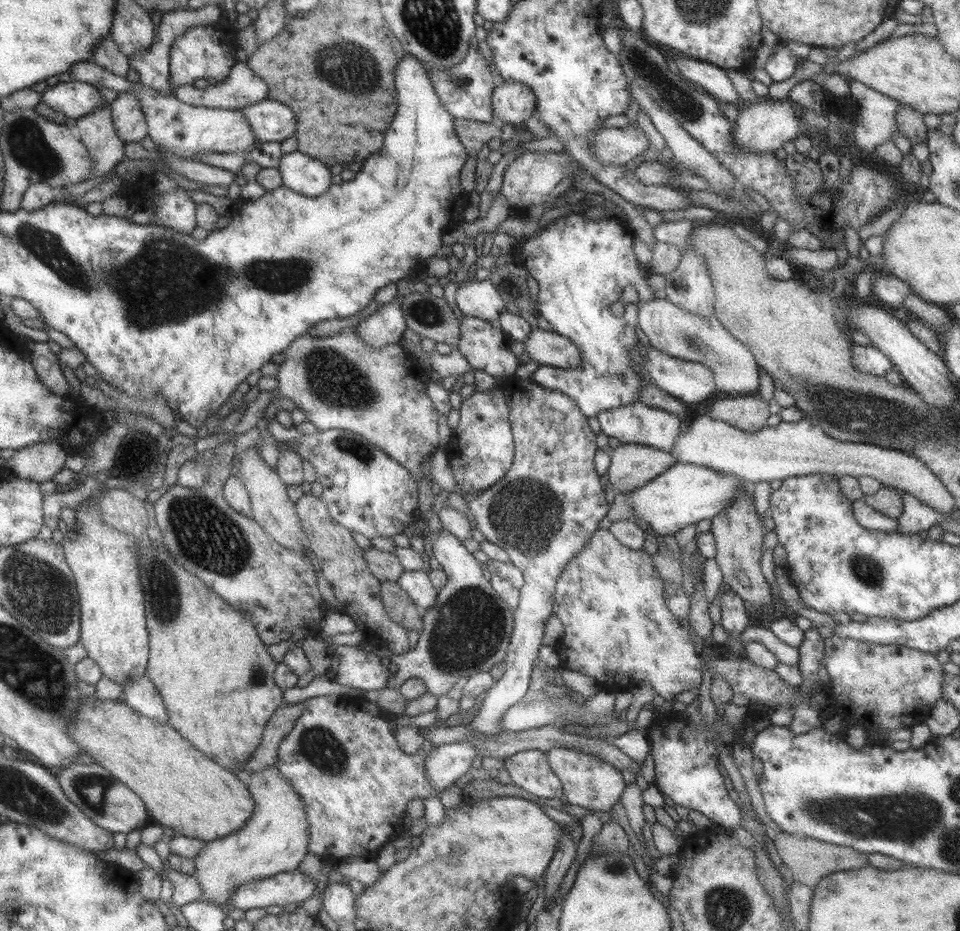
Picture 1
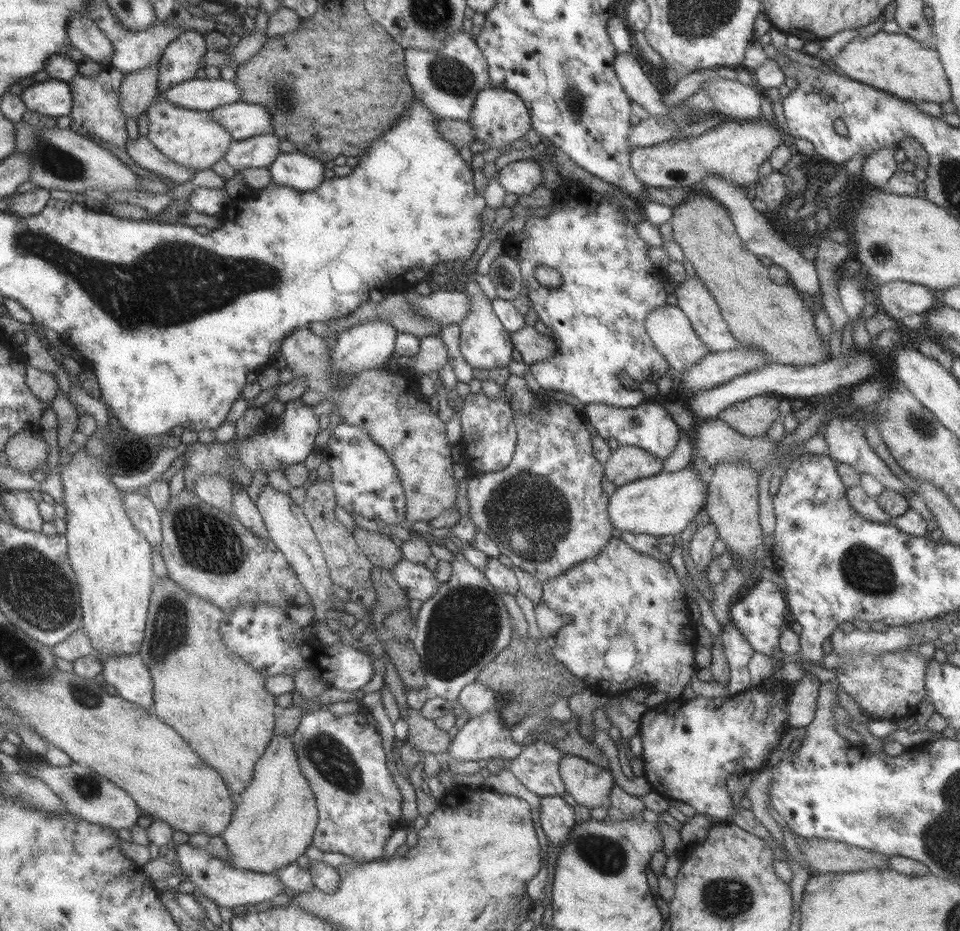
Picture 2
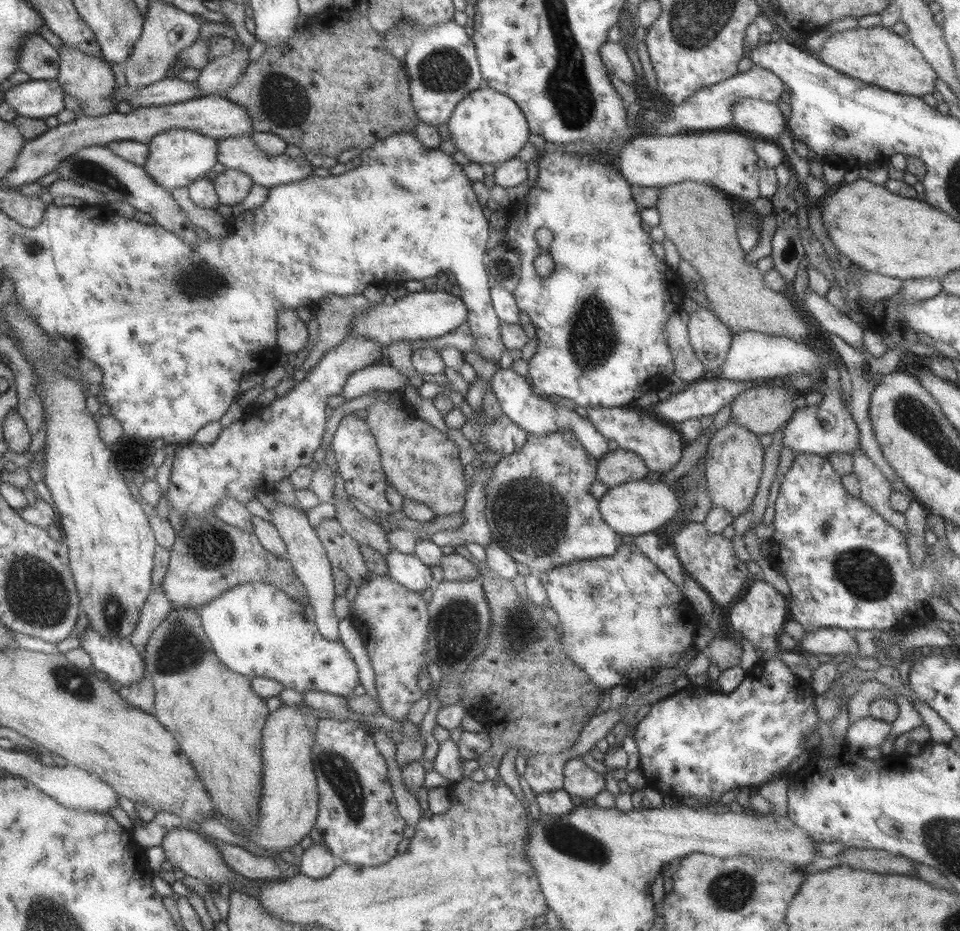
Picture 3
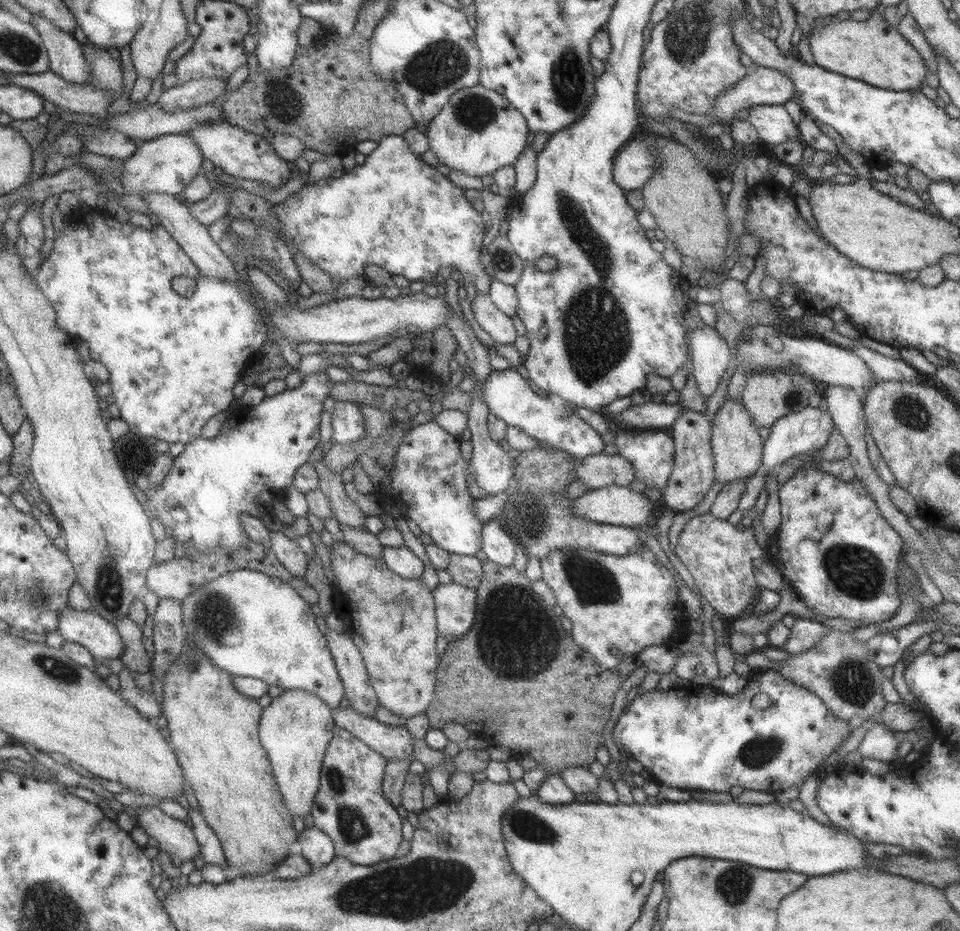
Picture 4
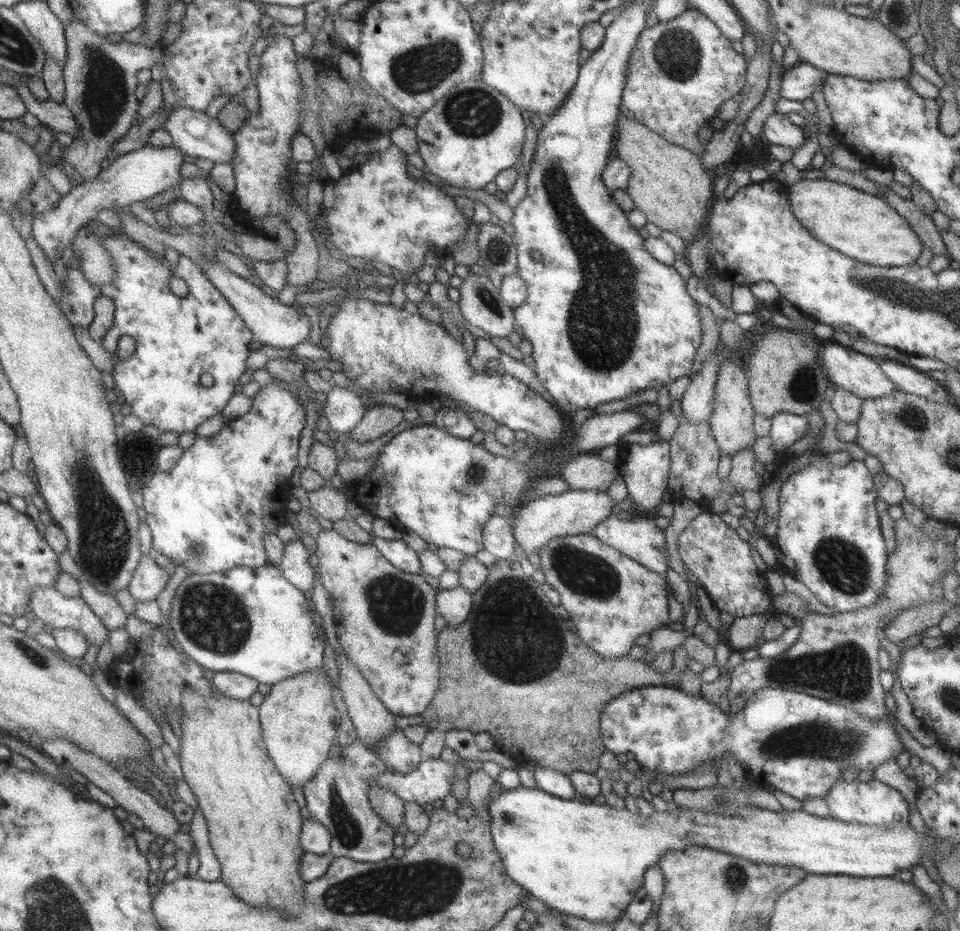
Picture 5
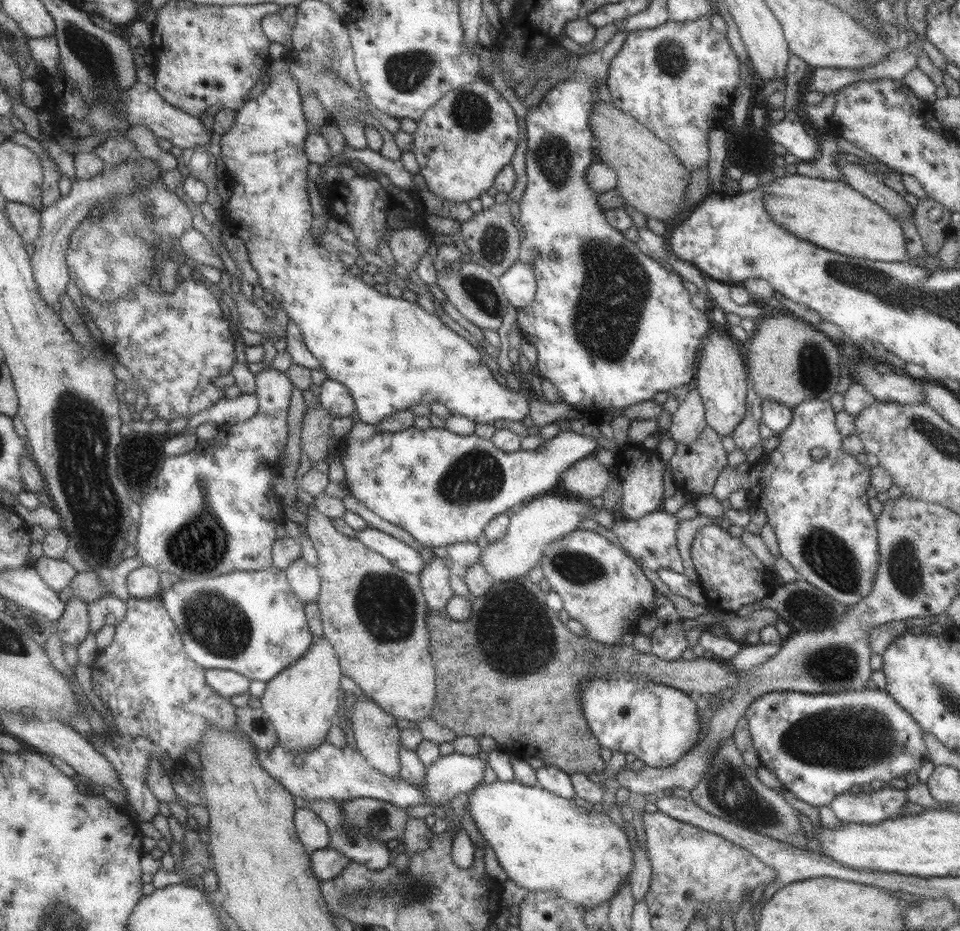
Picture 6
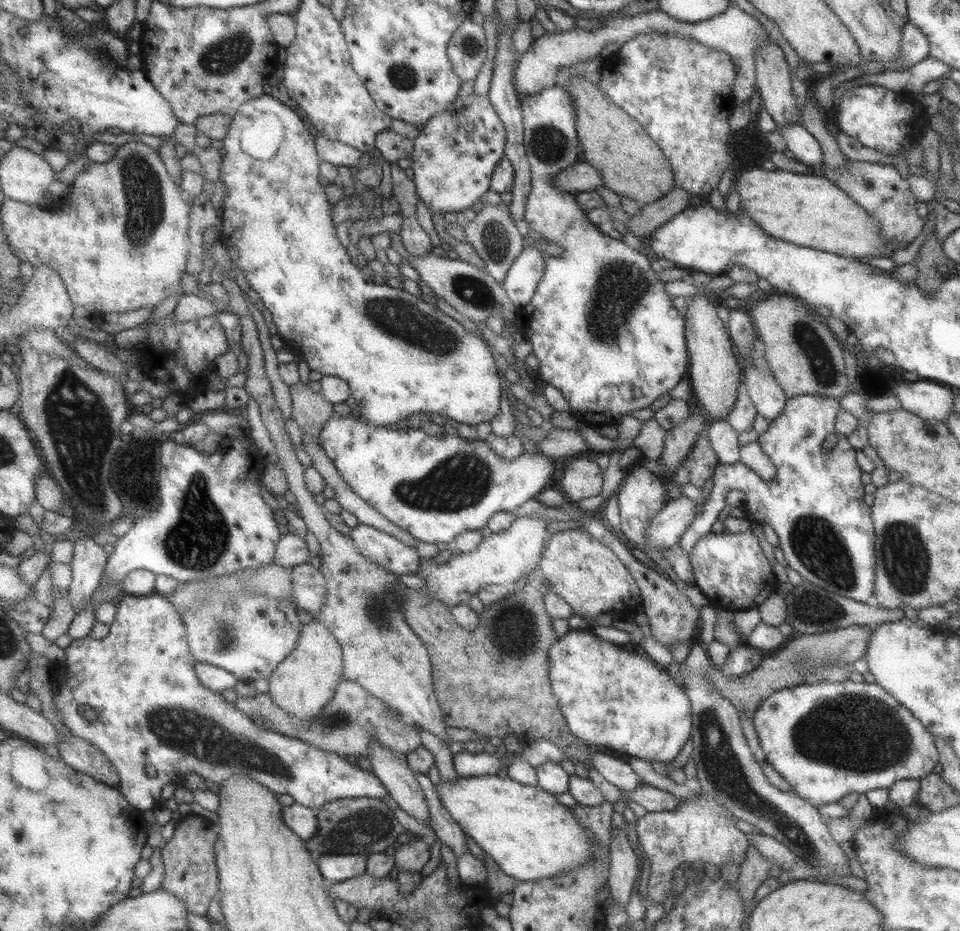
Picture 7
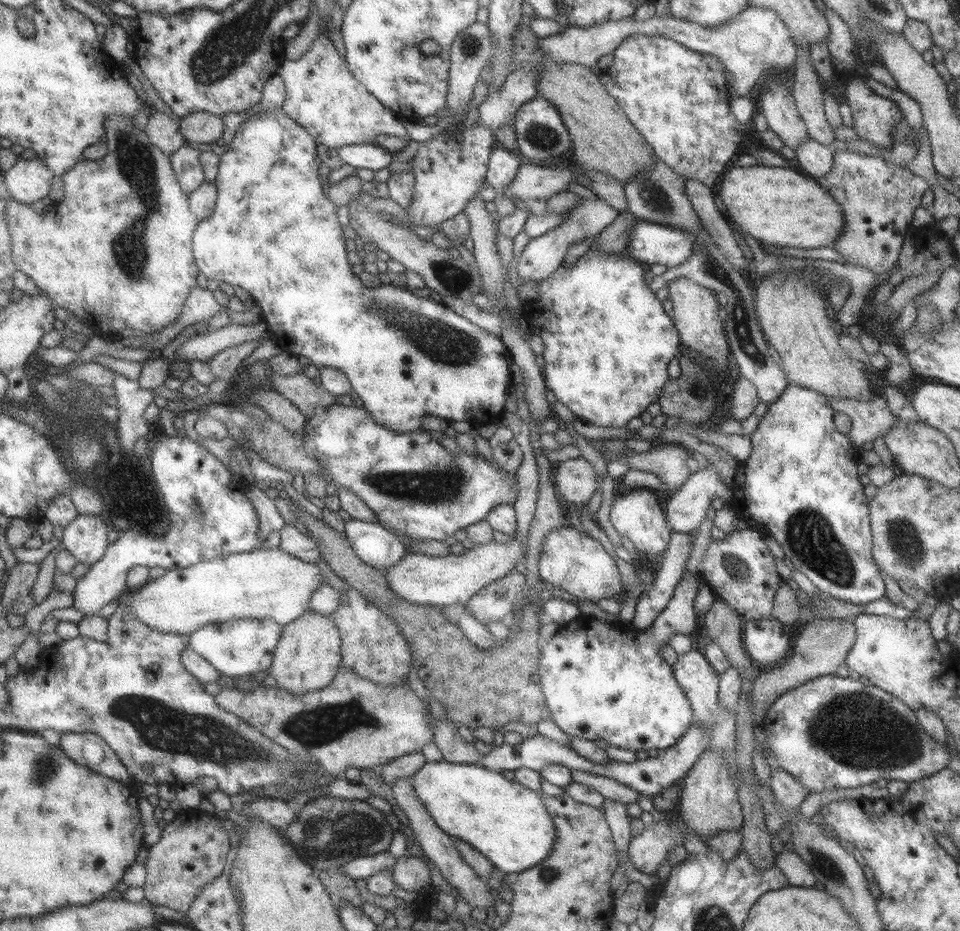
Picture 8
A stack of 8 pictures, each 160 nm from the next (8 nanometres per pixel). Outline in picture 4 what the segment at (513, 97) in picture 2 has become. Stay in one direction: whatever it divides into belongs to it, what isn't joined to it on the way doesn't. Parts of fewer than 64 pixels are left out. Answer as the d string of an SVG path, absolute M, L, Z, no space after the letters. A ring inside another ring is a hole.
M479 83L460 88L448 96L447 104L427 123L425 137L439 163L465 175L493 175L499 168L513 165L526 148L529 130L525 119L502 94Z

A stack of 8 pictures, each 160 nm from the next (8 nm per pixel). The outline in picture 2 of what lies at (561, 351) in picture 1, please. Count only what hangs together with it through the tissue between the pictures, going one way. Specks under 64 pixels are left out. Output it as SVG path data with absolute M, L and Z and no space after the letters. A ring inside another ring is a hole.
M523 325L510 333L511 344L521 355L525 364L533 364L551 356L556 351L553 339L540 334L533 326Z

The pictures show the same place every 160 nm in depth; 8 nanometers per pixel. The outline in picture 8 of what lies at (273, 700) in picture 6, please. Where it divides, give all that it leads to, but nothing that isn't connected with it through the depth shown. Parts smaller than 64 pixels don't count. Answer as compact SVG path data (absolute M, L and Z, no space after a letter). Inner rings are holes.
M308 611L281 630L268 674L274 678L275 687L284 688L291 694L323 688L342 665L340 647L340 634L329 617Z

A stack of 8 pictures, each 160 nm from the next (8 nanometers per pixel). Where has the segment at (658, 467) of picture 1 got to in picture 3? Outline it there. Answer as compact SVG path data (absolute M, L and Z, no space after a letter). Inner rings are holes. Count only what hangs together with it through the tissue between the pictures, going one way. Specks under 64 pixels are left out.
M617 448L615 451L607 451L598 459L595 481L611 488L618 484L642 480L647 471L645 463L638 454Z

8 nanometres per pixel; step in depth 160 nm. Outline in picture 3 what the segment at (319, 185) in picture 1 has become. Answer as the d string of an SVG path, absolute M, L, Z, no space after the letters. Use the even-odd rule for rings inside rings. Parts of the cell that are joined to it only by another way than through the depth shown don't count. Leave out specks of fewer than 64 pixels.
M241 134L241 136L229 136L229 138L217 139L217 162L221 163L225 169L239 171L249 176L251 183L265 187L275 187L281 184L291 182L299 182L303 178L311 175L313 166L308 162L308 156L299 156L296 158L289 158L284 154L277 156L267 156L265 152L261 152L251 134Z

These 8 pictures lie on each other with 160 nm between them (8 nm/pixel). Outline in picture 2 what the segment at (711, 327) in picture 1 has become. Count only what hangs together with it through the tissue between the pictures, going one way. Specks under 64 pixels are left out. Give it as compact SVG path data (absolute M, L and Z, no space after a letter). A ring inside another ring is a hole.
M665 305L648 312L644 327L653 346L665 357L669 367L683 372L695 366L708 352L707 347L698 339L689 319L677 305Z

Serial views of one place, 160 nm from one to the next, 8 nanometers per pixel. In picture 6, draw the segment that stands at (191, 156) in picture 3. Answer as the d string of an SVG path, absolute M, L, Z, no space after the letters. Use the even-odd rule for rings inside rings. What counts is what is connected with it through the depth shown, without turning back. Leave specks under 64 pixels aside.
M135 154L119 165L106 167L103 172L91 179L76 180L67 195L60 196L52 205L39 211L41 223L39 239L34 245L35 252L30 258L30 265L38 295L46 306L58 310L60 298L69 280L65 260L69 236L73 234L73 228L77 223L88 215L88 210L95 207L98 202L108 201L111 197L128 195L135 187L141 188L145 186L145 182L157 180L162 173L153 160Z

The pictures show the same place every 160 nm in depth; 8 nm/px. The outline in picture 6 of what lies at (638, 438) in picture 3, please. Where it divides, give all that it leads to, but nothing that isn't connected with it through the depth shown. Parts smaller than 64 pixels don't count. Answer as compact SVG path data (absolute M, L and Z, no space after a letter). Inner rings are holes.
M625 442L621 449L615 450L616 472L619 474L621 487L619 517L626 520L637 520L645 514L661 509L663 497L662 472L668 463L662 461L655 450L643 448L641 445Z

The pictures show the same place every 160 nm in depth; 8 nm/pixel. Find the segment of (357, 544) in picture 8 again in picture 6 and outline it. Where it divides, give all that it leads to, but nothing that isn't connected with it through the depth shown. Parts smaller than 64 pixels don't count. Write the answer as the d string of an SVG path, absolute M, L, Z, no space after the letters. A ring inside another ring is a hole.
M367 526L363 529L357 528L355 537L361 541L361 544L386 558L399 570L417 575L424 567L419 551L415 551L406 543L391 537L385 532Z

